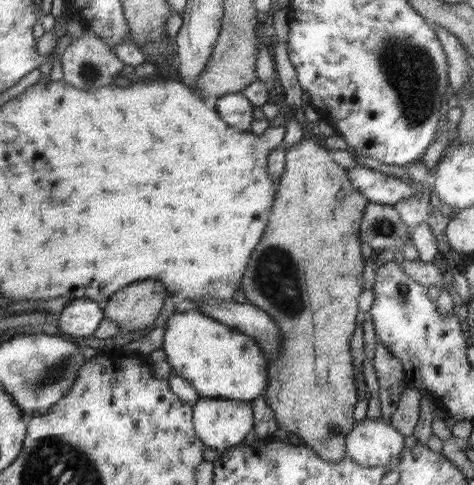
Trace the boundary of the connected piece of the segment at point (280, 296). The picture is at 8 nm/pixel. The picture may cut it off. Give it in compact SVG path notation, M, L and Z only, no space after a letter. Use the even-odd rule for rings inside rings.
M306 138L285 149L285 167L278 189L267 229L258 248L252 252L252 264L248 264L244 272L241 290L250 304L267 312L280 328L282 344L277 356L270 361L270 385L263 395L274 411L280 435L300 436L302 444L332 463L348 457L347 436L355 426L352 412L358 392L350 336L356 328L358 296L364 290L362 272L366 260L360 250L361 223L369 200L354 188L348 179L348 170L332 160L329 148Z

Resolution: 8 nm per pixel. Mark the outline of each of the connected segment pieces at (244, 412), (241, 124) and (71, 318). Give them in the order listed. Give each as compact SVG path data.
M200 396L194 408L195 432L207 448L214 448L223 453L229 448L238 446L246 434L252 430L252 403L244 400L222 400L222 398L206 398Z
M242 93L218 98L214 108L230 126L242 131L248 131L255 120L255 108Z
M84 297L70 300L58 315L58 323L64 333L76 338L87 337L93 341L104 317L98 302Z

